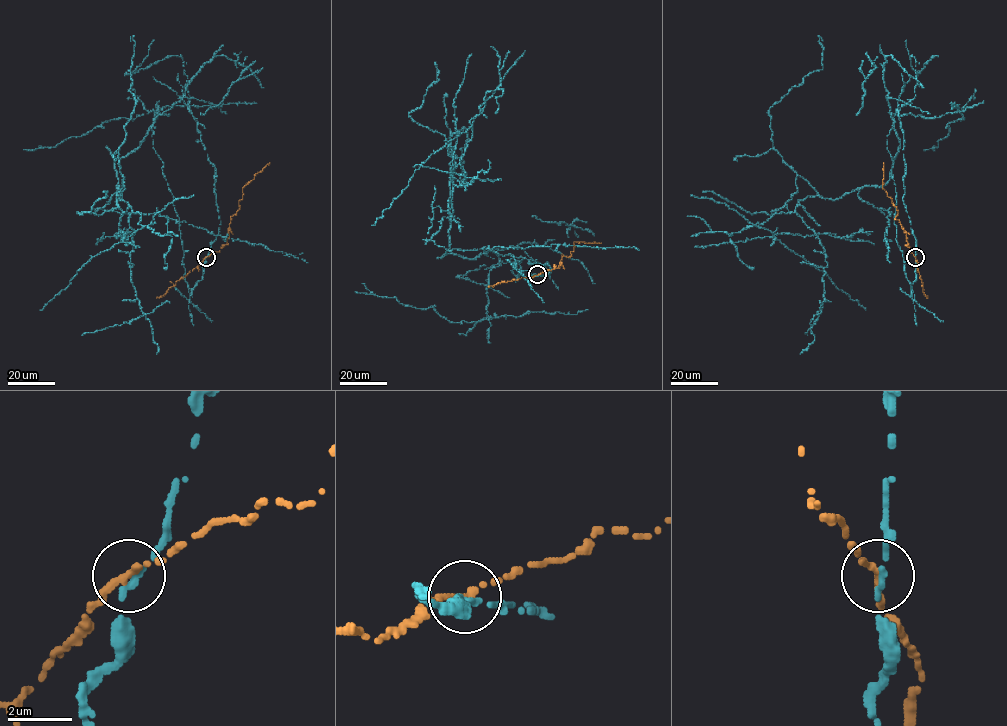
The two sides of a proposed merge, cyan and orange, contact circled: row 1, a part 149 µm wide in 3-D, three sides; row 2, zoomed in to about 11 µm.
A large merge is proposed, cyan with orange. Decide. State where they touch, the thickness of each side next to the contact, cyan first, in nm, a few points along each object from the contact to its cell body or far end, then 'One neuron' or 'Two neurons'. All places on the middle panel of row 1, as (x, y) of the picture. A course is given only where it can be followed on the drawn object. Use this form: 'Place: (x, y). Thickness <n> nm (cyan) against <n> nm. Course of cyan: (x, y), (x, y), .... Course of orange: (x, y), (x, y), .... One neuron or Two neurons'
Place: (537, 274). Thickness 170 nm (cyan) against 190 nm. Course of cyan: (538, 275), (508, 248), (437, 245), (445, 217), (446, 253), (499, 257), (485, 319), (355, 292). Course of orange: (537, 275), (558, 267), (562, 255), (571, 256), (574, 242), (601, 243). Two neurons

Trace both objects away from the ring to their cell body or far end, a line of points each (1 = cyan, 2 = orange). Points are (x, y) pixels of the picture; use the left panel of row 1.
1: (206, 257), (189, 292), (178, 222), (98, 208), (119, 186), (115, 160), (169, 115), (24, 149)
2: (205, 257), (219, 252), (227, 244), (230, 217), (239, 208), (243, 188), (270, 163)

